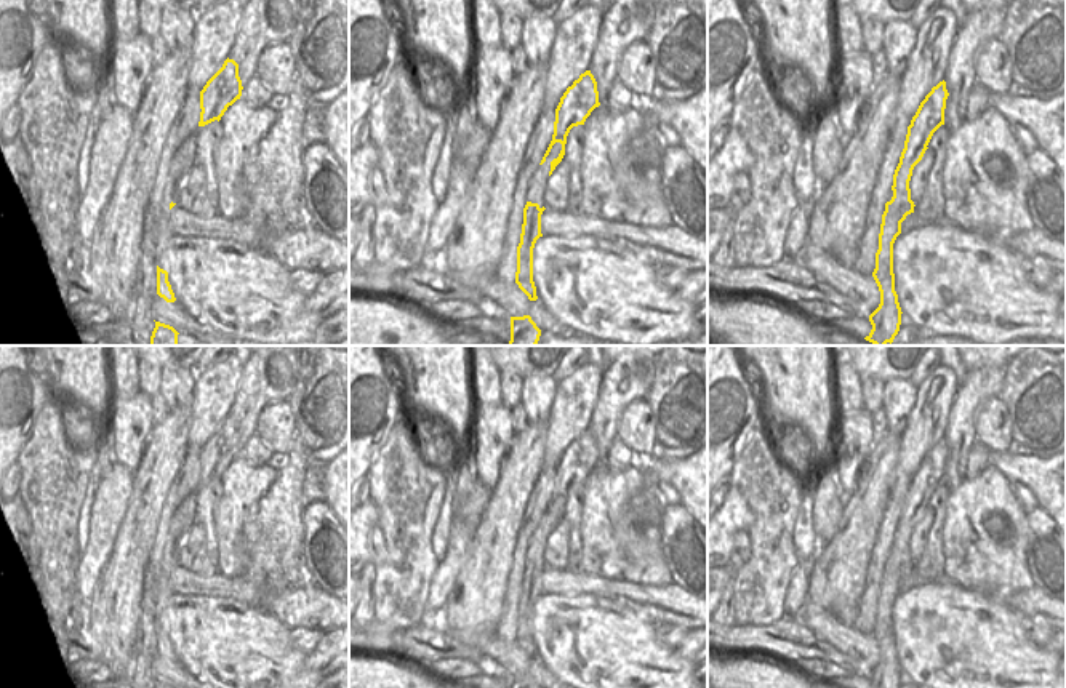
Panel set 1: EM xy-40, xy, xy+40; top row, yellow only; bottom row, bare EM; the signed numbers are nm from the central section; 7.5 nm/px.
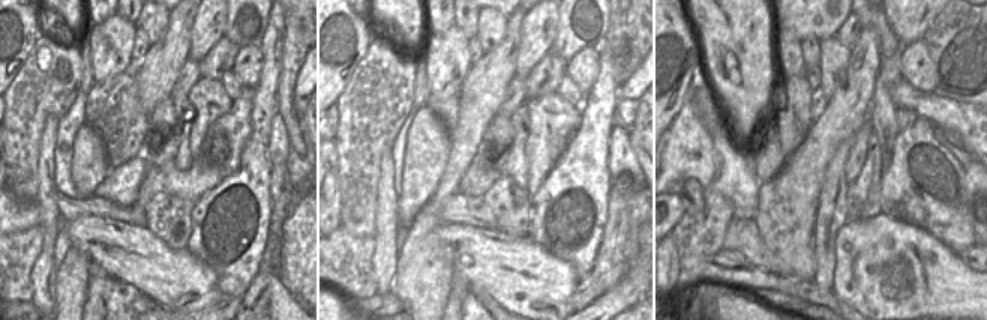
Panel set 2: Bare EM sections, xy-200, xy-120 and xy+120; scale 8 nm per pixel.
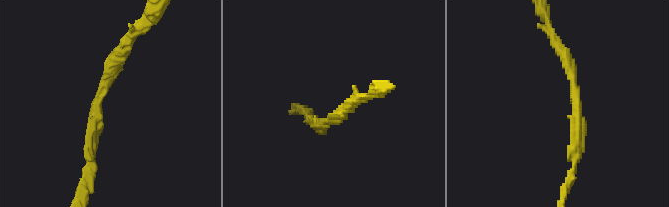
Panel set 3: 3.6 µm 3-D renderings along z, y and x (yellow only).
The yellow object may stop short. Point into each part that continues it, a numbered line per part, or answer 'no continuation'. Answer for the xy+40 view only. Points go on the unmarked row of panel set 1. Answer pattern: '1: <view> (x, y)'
no continuation

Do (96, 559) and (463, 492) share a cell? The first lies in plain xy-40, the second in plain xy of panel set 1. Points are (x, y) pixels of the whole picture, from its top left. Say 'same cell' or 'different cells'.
different cells

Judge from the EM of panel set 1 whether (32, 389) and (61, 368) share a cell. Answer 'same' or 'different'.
different

